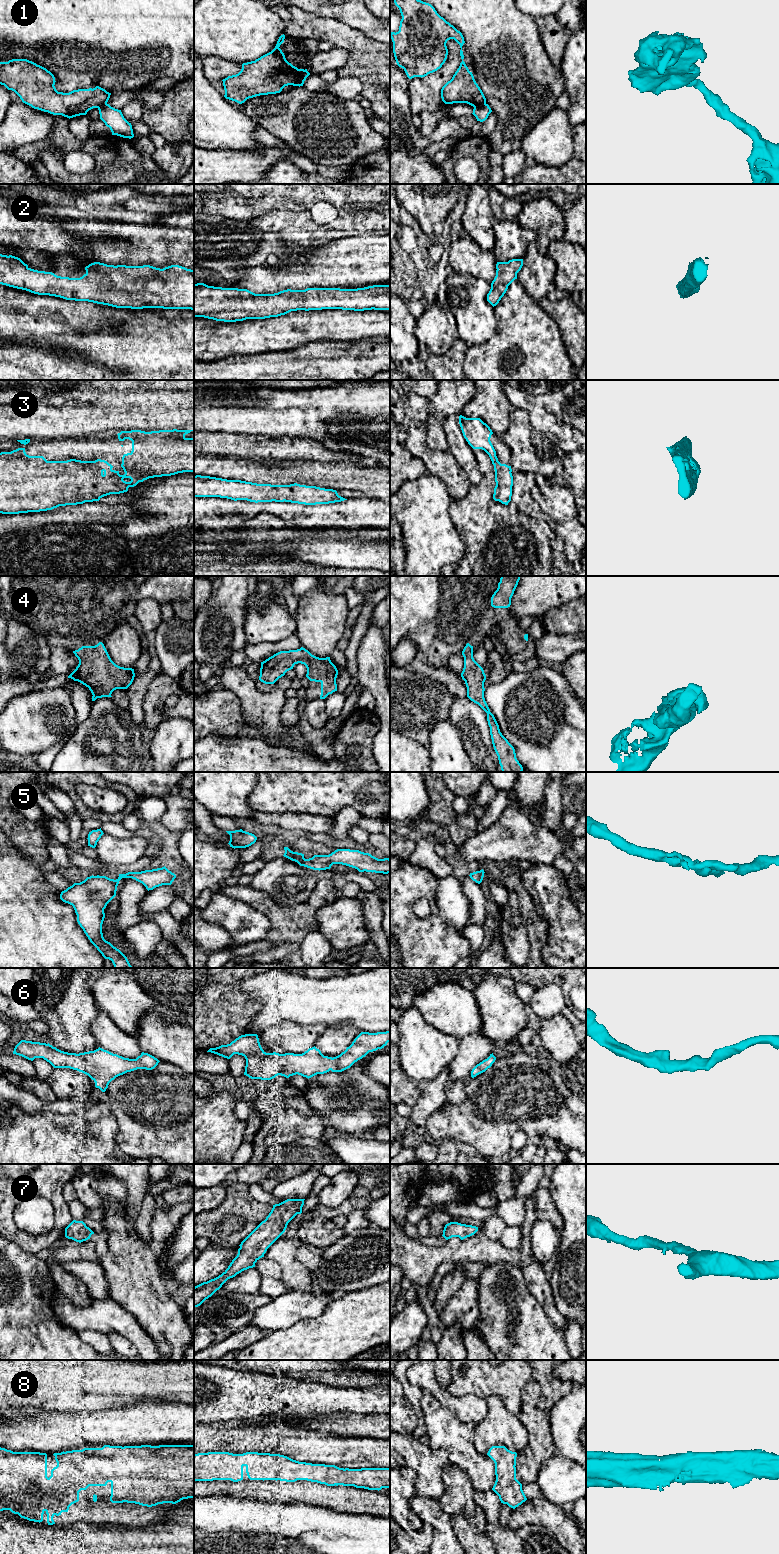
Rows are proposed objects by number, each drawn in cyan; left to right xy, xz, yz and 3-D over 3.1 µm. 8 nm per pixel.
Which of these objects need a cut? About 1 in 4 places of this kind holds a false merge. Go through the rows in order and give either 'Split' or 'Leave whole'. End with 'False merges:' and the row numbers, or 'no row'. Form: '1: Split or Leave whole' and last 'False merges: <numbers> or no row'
1: Split
2: Leave whole
3: Leave whole
4: Leave whole
5: Leave whole
6: Leave whole
7: Leave whole
8: Leave whole
False merges: 1

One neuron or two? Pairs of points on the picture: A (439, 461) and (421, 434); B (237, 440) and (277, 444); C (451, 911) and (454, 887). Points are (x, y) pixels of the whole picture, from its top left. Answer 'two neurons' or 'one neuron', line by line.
A: one neuron
B: one neuron
C: one neuron

